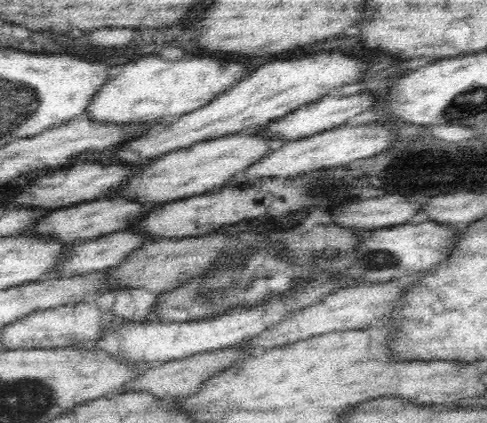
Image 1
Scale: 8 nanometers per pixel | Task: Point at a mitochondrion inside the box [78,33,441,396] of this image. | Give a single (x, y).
(372, 260)

